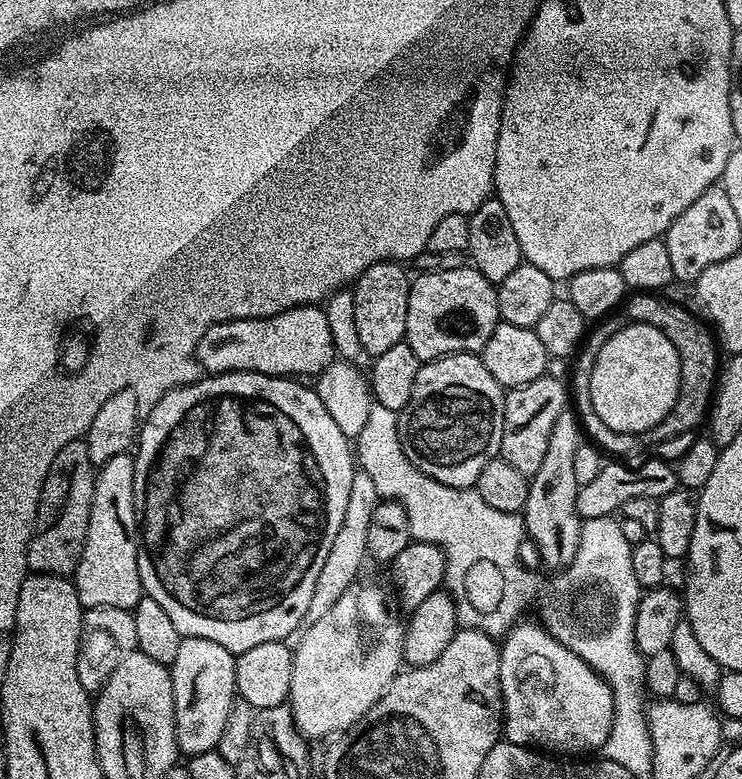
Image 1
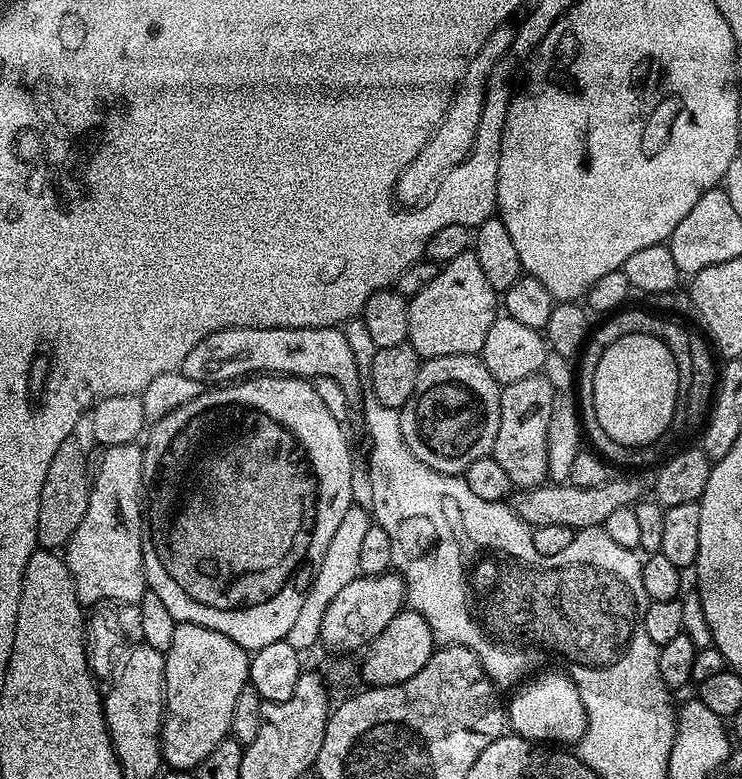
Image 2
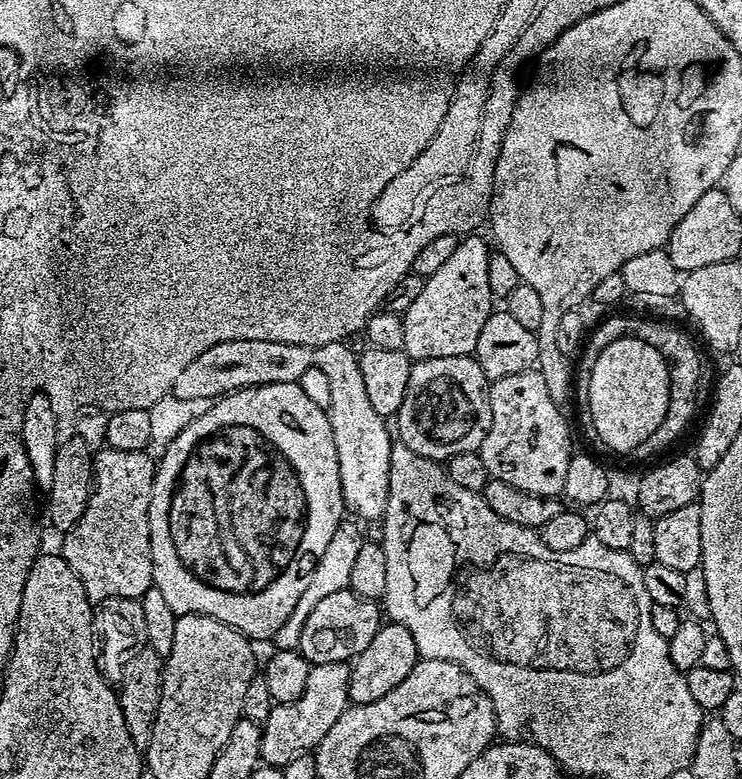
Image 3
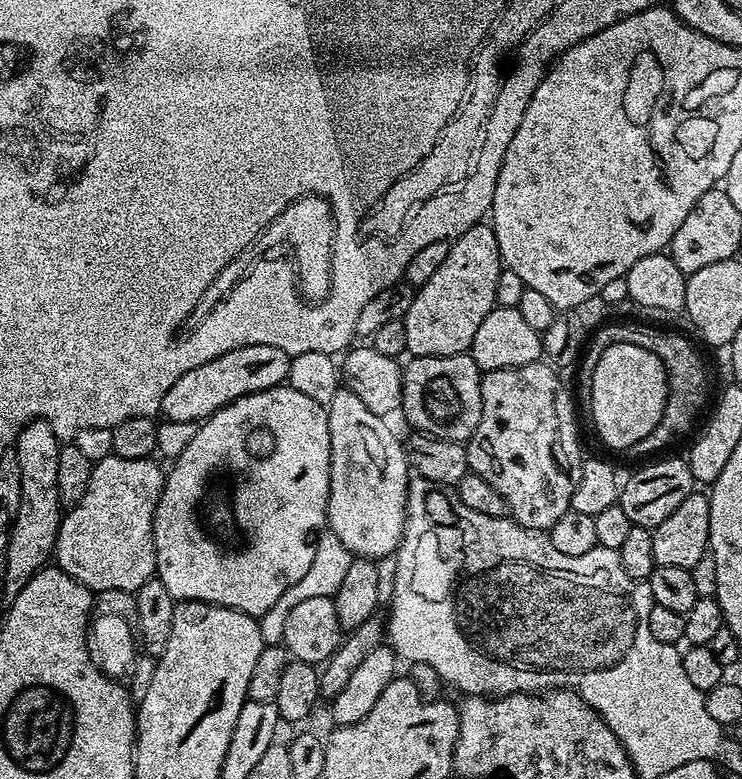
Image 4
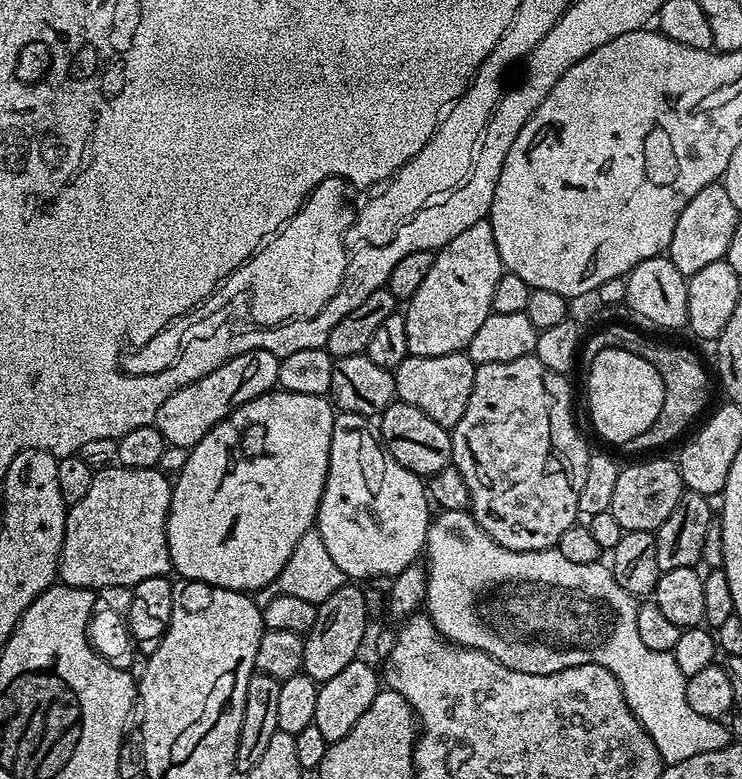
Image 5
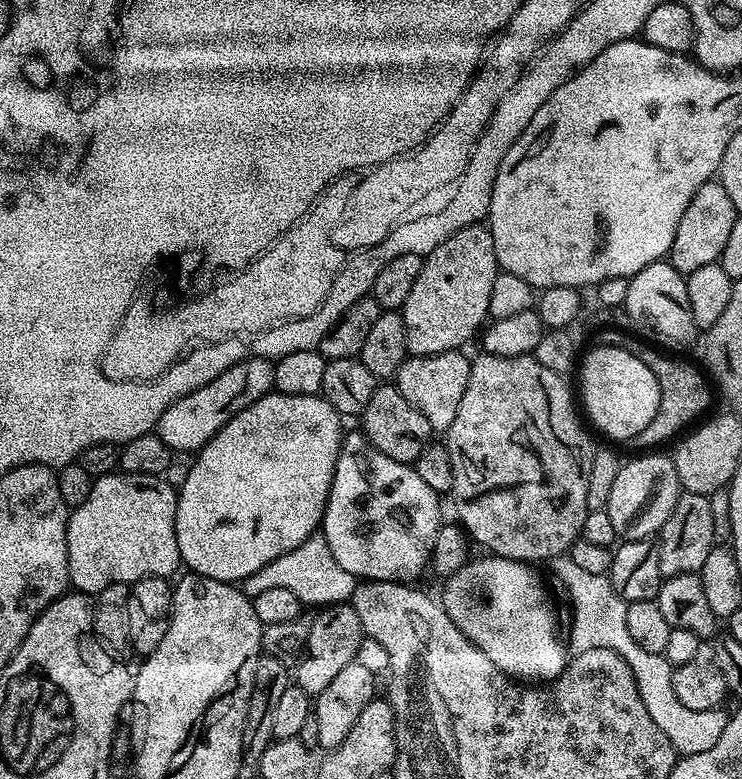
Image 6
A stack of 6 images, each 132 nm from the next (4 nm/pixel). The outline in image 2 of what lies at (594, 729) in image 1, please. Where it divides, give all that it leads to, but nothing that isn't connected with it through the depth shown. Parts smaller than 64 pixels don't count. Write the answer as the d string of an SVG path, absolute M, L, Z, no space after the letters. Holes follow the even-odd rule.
M563 671L542 672L529 677L513 691L515 694L510 702L508 701L506 708L509 725L515 735L525 737L527 740L550 744L577 743L585 734L588 719L576 684Z

